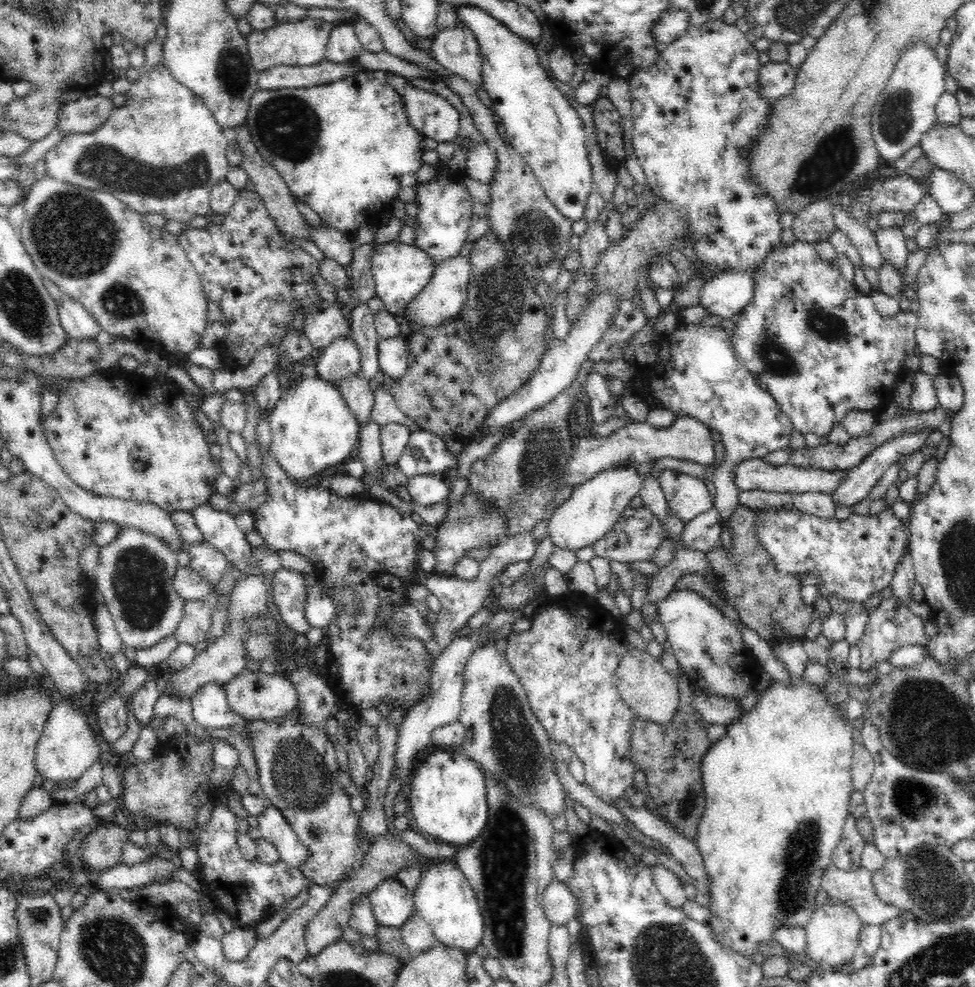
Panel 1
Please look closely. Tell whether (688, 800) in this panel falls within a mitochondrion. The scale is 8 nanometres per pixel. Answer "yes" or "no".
yes

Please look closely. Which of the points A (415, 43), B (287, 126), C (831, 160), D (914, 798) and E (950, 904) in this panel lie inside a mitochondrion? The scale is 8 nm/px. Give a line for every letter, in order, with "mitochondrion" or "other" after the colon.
A: other
B: mitochondrion
C: mitochondrion
D: mitochondrion
E: mitochondrion

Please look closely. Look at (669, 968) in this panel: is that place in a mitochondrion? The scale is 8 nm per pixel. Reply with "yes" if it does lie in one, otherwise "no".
yes

